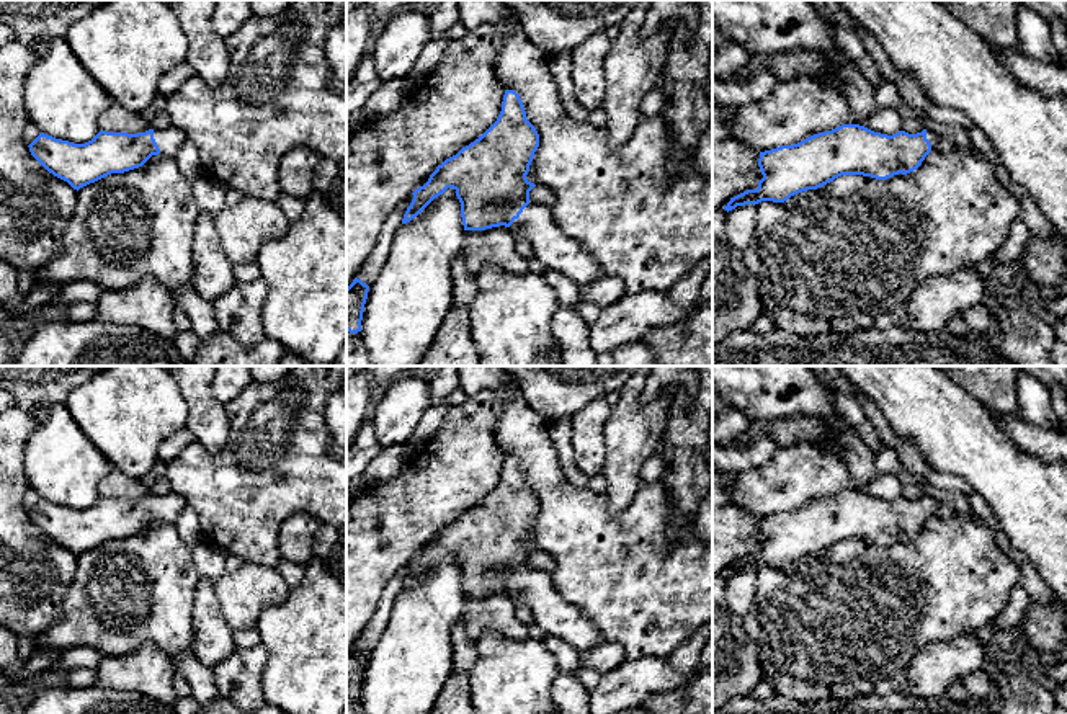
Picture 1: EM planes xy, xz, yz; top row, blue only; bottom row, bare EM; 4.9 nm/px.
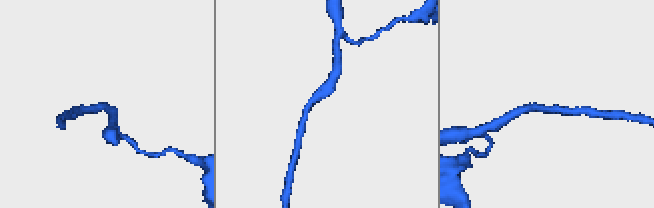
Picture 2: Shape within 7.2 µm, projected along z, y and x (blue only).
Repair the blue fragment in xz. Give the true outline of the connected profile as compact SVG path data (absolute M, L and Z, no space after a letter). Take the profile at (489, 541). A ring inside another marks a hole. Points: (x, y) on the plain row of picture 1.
M505 456L497 487L438 531L428 547L412 559L402 590L453 554L461 569L464 596L505 591L515 600L521 595L546 634L565 640L578 654L590 652L603 640L601 634L554 590L549 575L529 569L536 551L526 541L538 513L539 500L526 485L520 461Z

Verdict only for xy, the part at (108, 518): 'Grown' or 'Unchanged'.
Grown

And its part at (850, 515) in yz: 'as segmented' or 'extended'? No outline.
extended

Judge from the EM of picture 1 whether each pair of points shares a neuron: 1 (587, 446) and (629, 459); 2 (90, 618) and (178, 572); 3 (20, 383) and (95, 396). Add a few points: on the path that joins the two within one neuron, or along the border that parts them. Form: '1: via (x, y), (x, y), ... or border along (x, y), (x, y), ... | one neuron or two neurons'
1: border along (610, 415), (603, 430), (605, 466), (602, 473) | two neurons
2: via (111, 605), (126, 592), (139, 590), (157, 574) | one neuron
3: border along (85, 383), (79, 384), (62, 402) | two neurons

